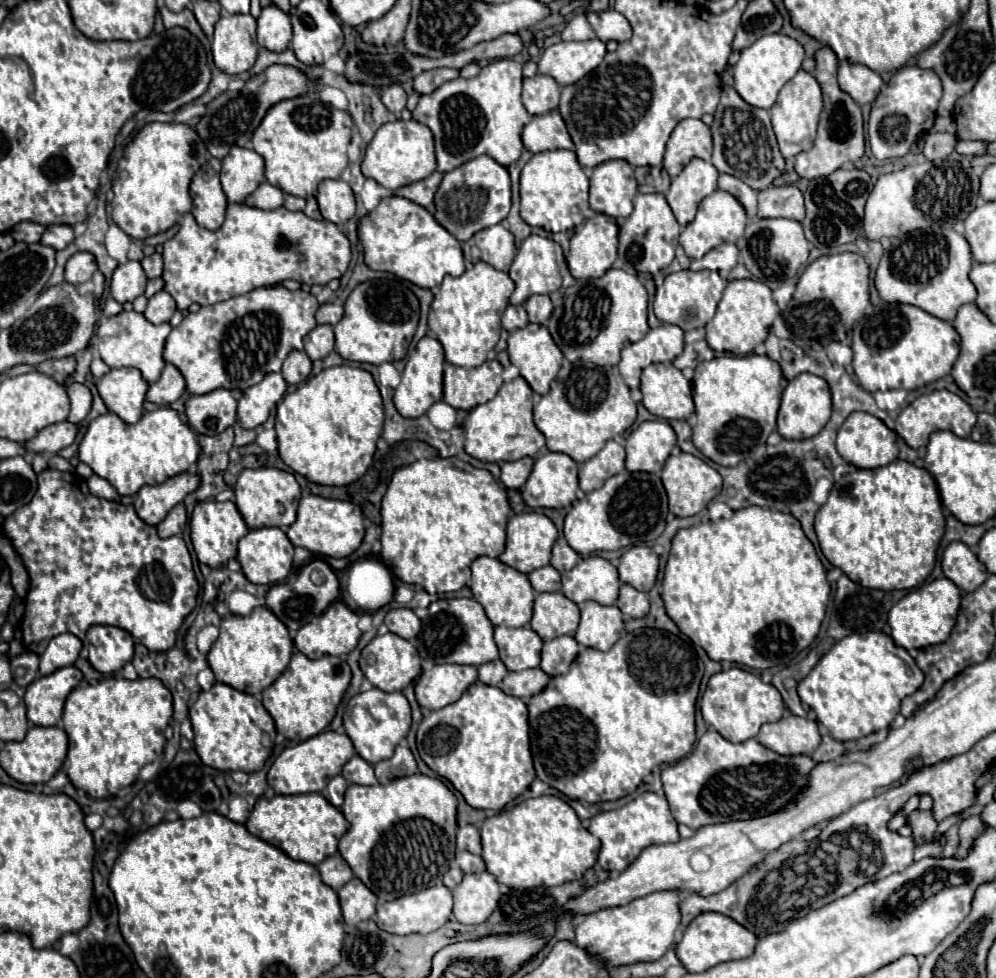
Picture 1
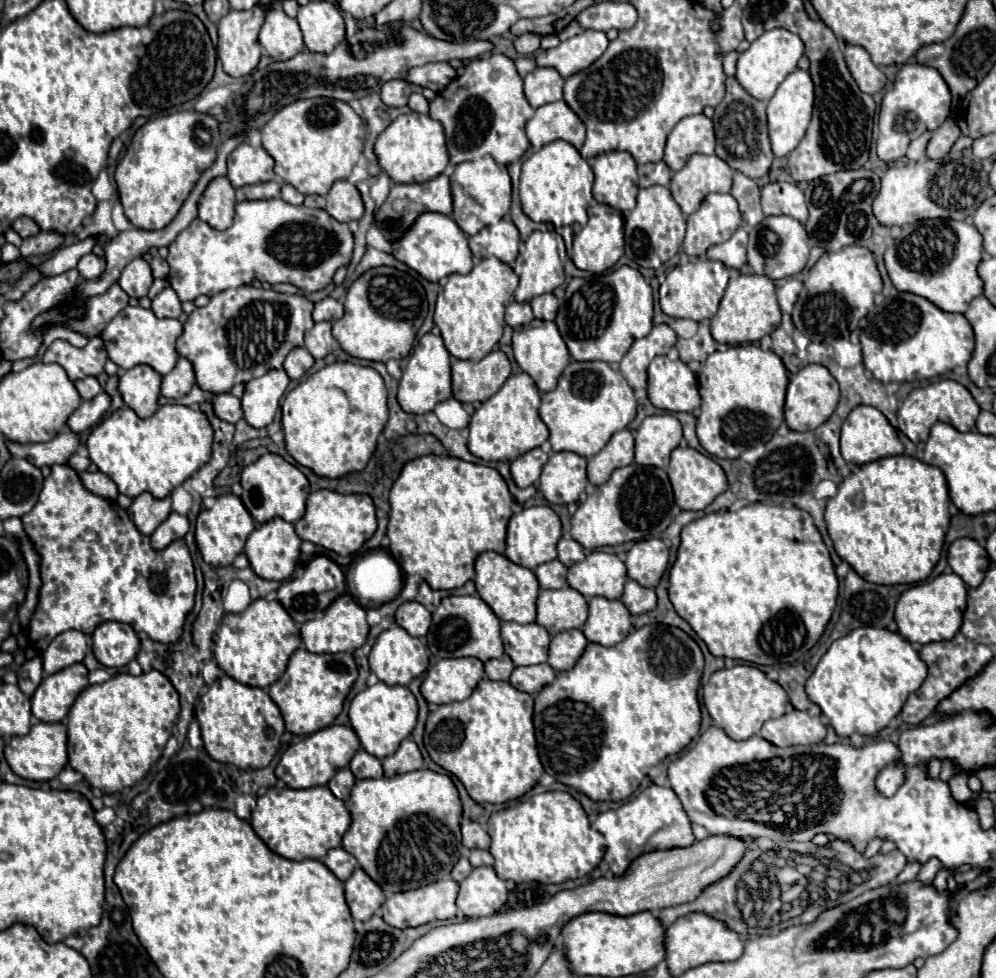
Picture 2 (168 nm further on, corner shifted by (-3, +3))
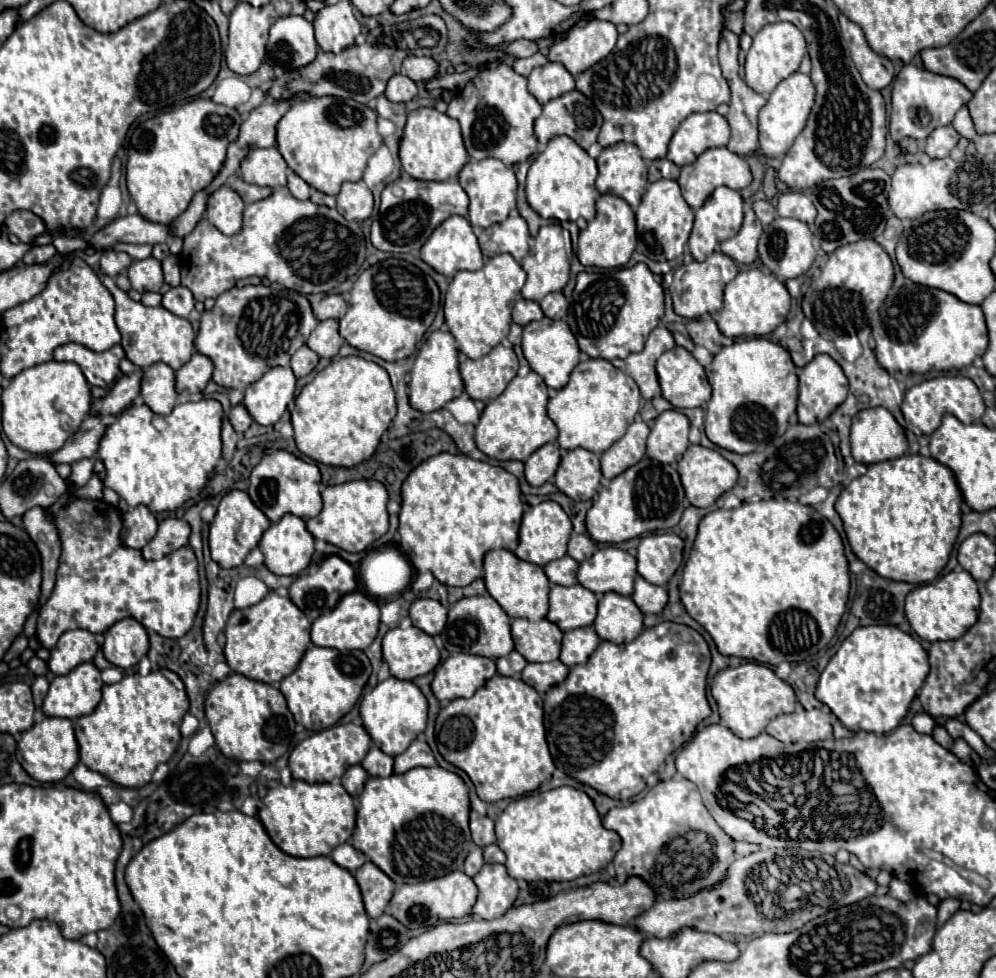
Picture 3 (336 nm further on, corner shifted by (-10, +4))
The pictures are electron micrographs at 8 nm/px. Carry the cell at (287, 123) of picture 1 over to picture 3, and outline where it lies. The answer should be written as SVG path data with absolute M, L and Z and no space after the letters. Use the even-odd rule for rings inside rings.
M315 97L297 101L277 123L277 149L289 169L293 169L307 185L327 195L337 195L345 181L359 181L367 167L367 159L381 143L377 113L353 99Z

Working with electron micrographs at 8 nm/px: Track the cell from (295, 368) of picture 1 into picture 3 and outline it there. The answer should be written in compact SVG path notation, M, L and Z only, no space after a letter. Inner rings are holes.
M303 345L293 357L291 357L291 369L295 373L295 377L305 377L309 375L319 363L319 355L315 351L311 351L307 345Z

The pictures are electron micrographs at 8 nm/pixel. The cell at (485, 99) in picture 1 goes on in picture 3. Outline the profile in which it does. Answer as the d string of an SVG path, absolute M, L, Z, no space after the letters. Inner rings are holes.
M501 63L493 71L479 73L471 85L465 85L465 89L449 101L447 115L459 121L465 149L471 159L495 157L511 167L527 161L539 151L533 123L541 115L541 105L527 91L527 79L515 73L507 63Z

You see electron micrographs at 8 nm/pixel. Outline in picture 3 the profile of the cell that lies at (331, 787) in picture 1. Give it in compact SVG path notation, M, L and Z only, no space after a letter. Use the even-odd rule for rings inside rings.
M353 765L349 767L343 777L341 777L341 785L345 787L345 791L351 795L351 797L357 797L361 791L363 791L363 783L367 779L367 771L363 771L361 765Z

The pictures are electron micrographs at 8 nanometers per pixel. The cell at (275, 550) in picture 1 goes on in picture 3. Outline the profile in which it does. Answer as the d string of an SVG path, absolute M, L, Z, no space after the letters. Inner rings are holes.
M285 515L279 523L271 523L259 541L259 549L265 557L265 567L275 575L297 575L301 573L313 555L313 535L307 531L305 521L295 515Z

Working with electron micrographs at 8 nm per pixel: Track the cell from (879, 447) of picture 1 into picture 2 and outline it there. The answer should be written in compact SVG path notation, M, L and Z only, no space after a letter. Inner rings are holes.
M856 406L844 426L842 426L842 438L840 438L840 450L846 462L854 462L854 464L866 464L866 462L874 462L886 456L896 456L896 454L904 454L904 446L898 440L898 432L890 426L888 418L874 406Z

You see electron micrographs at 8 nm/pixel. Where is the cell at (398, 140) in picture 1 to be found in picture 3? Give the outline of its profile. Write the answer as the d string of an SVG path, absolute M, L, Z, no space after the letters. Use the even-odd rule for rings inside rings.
M421 107L407 115L403 135L399 141L399 159L403 171L419 181L447 181L455 179L461 167L467 163L467 151L463 147L459 123L433 107Z

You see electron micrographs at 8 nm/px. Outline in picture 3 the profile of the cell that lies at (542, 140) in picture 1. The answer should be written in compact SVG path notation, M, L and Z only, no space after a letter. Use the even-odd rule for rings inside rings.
M571 91L543 105L541 117L535 121L535 137L545 147L553 137L567 135L583 149L589 149L597 141L599 127L601 115L593 103L579 91Z

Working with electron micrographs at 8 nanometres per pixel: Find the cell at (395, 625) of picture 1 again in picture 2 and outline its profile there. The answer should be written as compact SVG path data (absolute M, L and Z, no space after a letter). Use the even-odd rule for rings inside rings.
M404 602L396 610L396 622L402 626L410 636L426 636L430 624L432 624L432 614L426 606L420 602Z

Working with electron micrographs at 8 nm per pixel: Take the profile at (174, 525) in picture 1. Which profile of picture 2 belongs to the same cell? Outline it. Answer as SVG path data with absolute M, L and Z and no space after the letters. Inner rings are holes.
M172 512L172 514L156 528L156 532L150 536L150 544L152 544L152 548L160 550L160 548L166 548L170 542L174 542L174 540L178 540L178 538L184 538L186 532L188 532L188 518L176 514L176 512Z

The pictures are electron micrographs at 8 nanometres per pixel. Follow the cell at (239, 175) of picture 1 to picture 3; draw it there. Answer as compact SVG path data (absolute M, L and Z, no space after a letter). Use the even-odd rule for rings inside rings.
M277 147L255 149L241 163L241 177L247 183L265 185L265 187L281 187L285 185L287 163L277 151Z

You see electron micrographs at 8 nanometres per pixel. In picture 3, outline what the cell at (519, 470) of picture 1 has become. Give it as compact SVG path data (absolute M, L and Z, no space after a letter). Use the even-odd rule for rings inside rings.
M547 443L547 445L539 447L525 461L525 477L527 477L529 485L539 487L539 485L547 483L557 471L559 457L561 457L561 449L557 443Z

